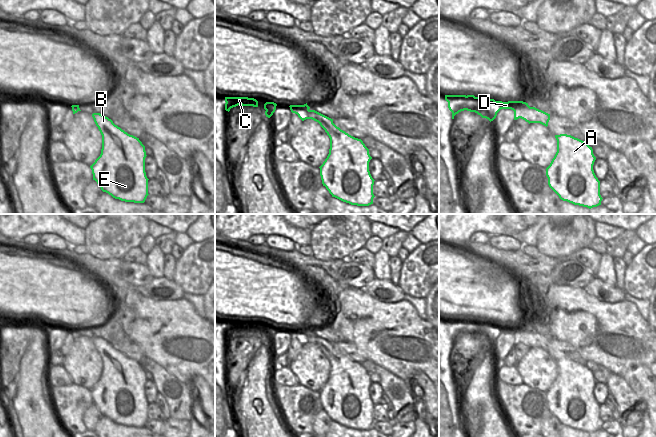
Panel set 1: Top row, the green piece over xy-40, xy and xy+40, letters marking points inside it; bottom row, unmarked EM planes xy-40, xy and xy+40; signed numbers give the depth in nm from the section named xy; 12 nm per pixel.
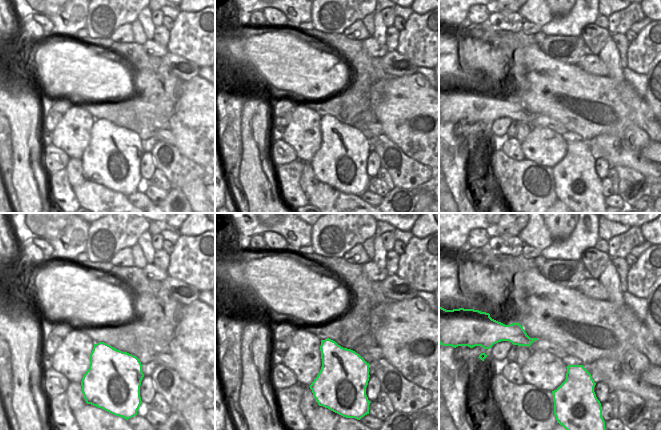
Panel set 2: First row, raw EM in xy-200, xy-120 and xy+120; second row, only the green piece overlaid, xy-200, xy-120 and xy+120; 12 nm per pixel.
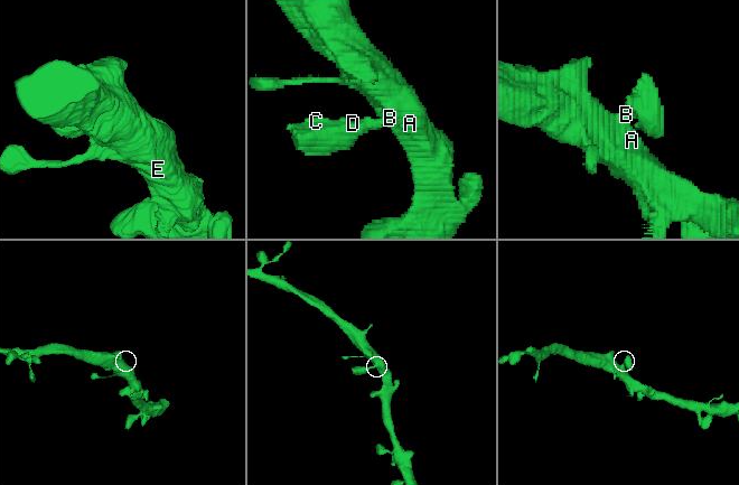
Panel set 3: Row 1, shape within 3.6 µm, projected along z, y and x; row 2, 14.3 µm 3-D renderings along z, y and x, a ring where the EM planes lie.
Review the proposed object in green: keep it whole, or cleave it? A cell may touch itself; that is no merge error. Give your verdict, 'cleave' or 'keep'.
keep

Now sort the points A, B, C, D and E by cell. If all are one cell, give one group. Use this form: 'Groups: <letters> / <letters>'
Groups: A B C D E.

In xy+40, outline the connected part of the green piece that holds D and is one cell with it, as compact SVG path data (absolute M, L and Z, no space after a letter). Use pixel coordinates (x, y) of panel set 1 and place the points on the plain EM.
M445 319L445 324L452 336L452 343L459 336L467 334L475 336L491 346L501 333L511 333L514 335L514 344L521 342L529 348L540 347L546 351L550 344L550 338L535 331L530 331L528 327L523 325L502 326L484 321L475 321L474 319Z

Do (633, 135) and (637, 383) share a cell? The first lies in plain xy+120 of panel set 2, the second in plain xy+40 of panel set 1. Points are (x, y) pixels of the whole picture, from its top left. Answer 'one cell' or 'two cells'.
one cell

